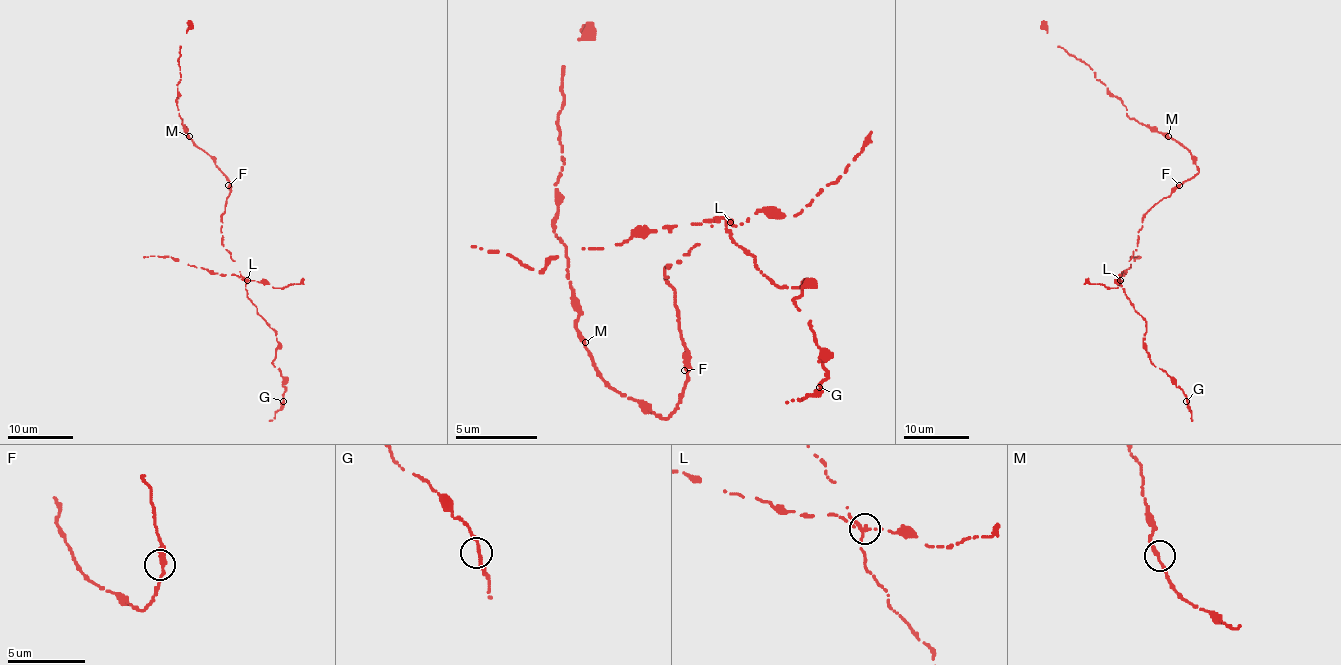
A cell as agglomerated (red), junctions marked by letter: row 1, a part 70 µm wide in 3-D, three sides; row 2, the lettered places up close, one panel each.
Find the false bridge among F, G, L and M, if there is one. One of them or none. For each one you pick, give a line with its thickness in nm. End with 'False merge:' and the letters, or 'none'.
L: calibre 280 nm
False merge: L

